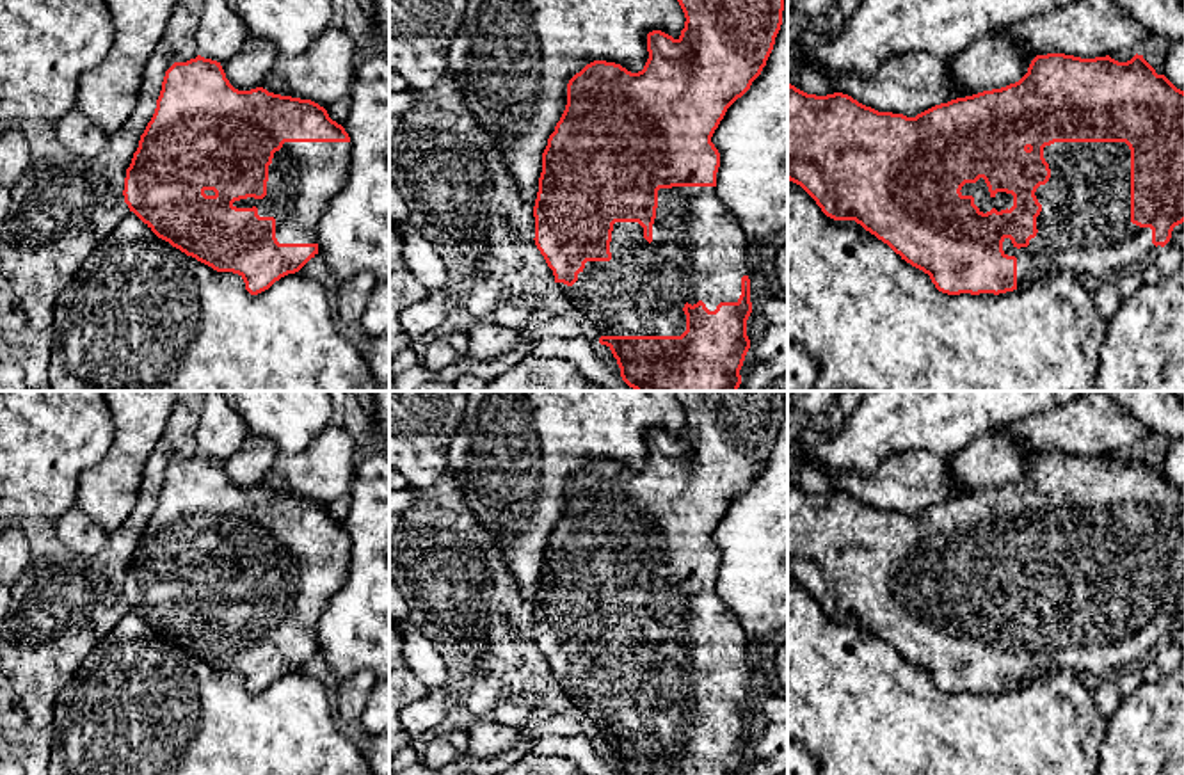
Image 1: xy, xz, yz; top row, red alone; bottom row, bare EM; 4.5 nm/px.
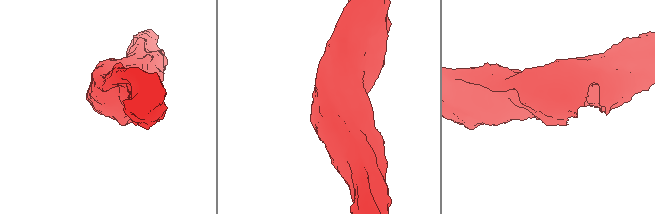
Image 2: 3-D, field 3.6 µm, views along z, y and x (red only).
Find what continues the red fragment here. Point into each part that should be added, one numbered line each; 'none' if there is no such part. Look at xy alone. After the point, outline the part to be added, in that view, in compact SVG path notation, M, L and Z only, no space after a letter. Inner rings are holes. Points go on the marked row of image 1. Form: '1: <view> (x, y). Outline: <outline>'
1: xy (303, 178). Outline: M284 142L268 165L267 196L235 201L236 208L258 208L276 219L279 244L318 244L316 228L329 201L347 185L352 142Z

